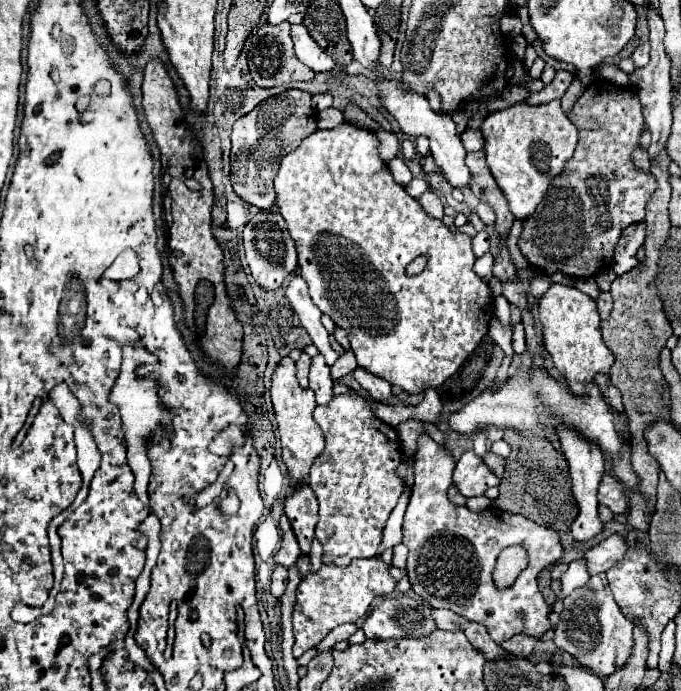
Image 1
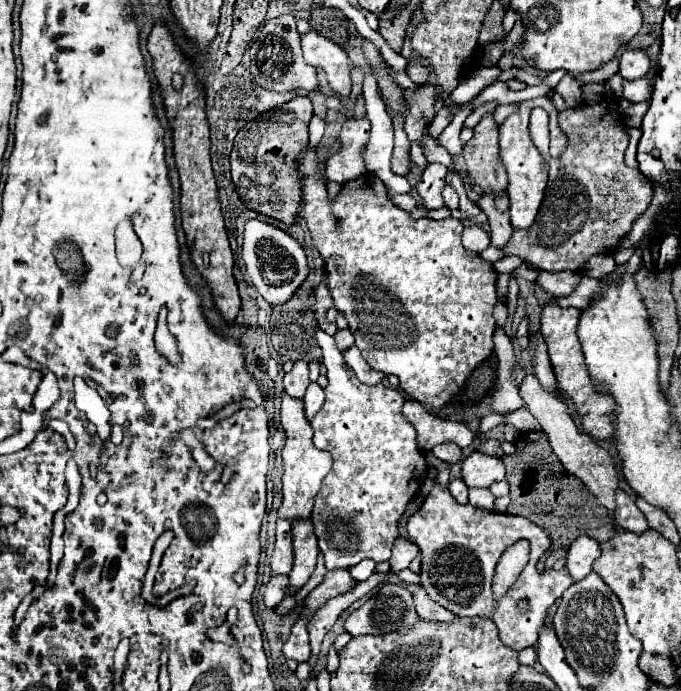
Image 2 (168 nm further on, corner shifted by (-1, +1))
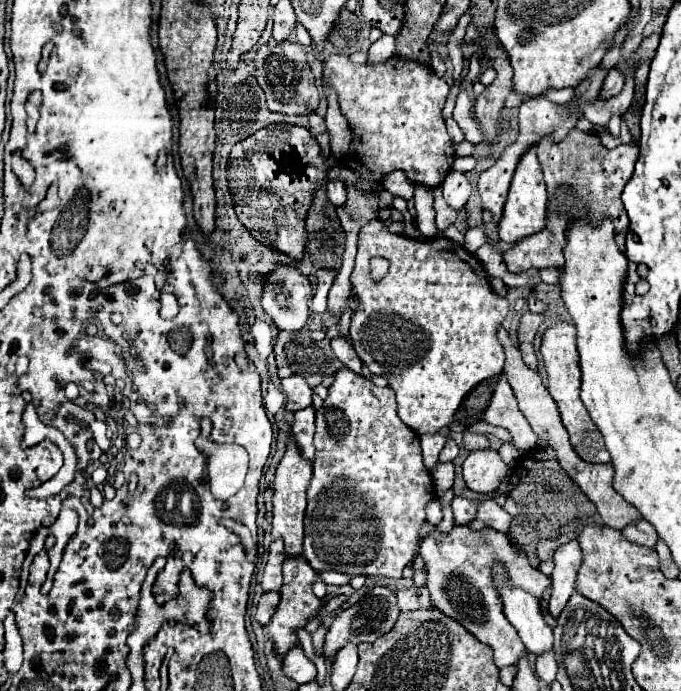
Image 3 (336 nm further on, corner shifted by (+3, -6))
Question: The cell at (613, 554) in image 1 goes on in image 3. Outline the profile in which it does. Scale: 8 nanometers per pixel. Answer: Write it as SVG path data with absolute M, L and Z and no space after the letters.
M570 540L560 550L556 550L554 562L556 562L556 566L552 572L552 592L550 592L548 610L554 618L558 618L560 612L564 610L568 598L574 592L578 566L582 562L582 550L580 550L578 542Z

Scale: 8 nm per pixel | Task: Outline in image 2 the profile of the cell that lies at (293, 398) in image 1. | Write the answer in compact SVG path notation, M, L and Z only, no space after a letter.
M286 391L282 393L282 403L280 403L280 423L286 431L286 445L282 449L282 459L284 459L284 475L282 475L282 507L278 509L278 517L282 519L300 519L300 517L308 517L312 513L312 505L314 499L320 491L320 483L322 479L328 475L330 467L332 467L332 459L326 451L314 447L312 443L312 427L304 415L304 407L302 407L302 399L294 399L290 395L286 395Z

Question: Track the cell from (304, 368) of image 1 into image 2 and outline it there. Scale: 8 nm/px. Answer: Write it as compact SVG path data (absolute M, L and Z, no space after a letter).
M296 361L294 369L284 375L284 389L290 397L302 399L308 383L310 383L310 379L308 379L308 363L306 361Z

